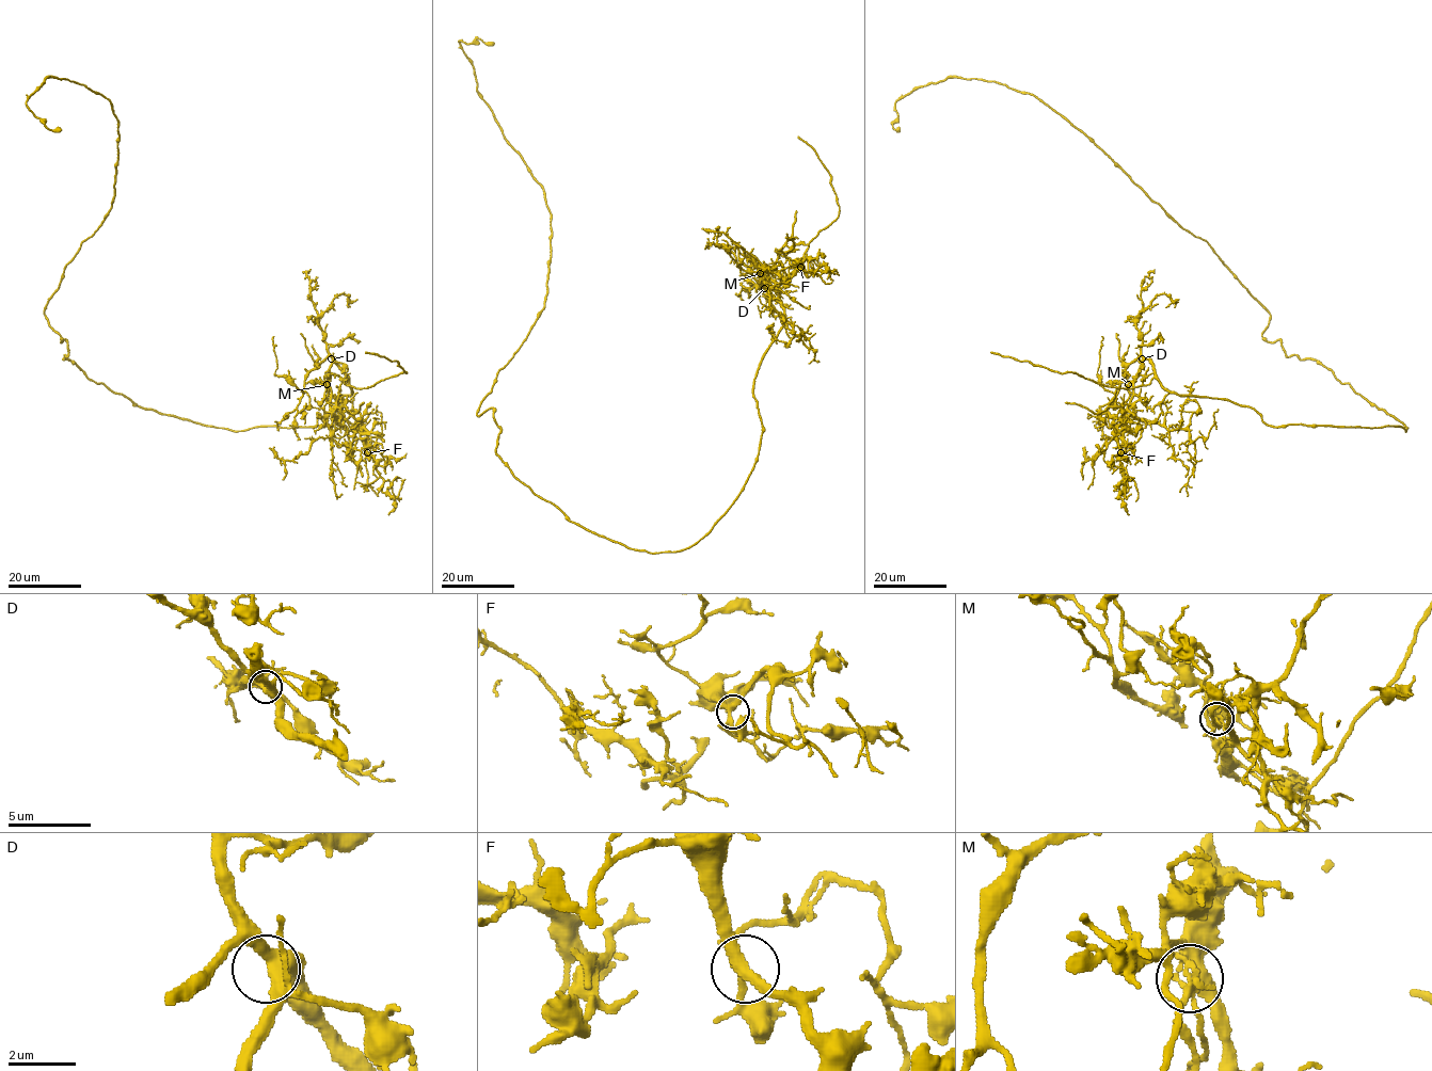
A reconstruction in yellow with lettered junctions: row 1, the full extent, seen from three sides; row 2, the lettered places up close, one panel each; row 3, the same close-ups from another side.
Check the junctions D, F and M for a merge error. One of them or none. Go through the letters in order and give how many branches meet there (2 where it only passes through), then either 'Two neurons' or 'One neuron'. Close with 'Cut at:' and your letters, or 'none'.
D: Branches: 4. One neuron
F: Branches: 4. One neuron
M: Branches: 5. Two neurons
Cut at: M

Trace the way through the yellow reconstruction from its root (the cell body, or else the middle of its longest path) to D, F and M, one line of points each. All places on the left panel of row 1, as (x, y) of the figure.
D: (120, 394), (146, 410), (237, 431), (264, 426), (329, 427), (321, 402), (351, 394), (344, 370), (331, 358)
F: (120, 394), (237, 431), (329, 427), (321, 402), (351, 394), (334, 358), (330, 411), (366, 431), (367, 452)
M: (120, 394), (146, 410), (243, 431), (329, 427), (321, 402), (351, 394), (334, 358), (327, 384)

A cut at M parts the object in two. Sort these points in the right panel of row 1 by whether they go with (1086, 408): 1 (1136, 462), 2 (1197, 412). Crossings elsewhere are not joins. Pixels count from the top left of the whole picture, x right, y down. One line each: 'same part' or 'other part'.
1: other part
2: same part

